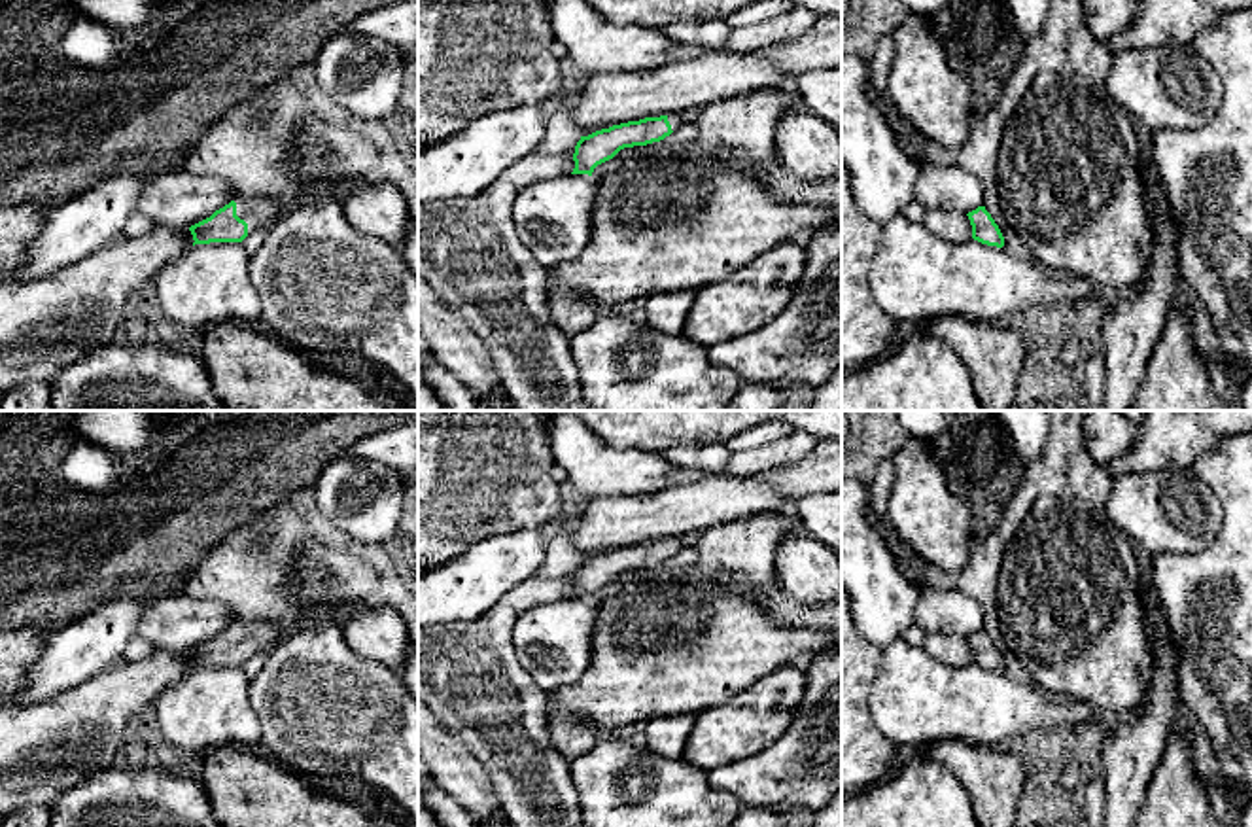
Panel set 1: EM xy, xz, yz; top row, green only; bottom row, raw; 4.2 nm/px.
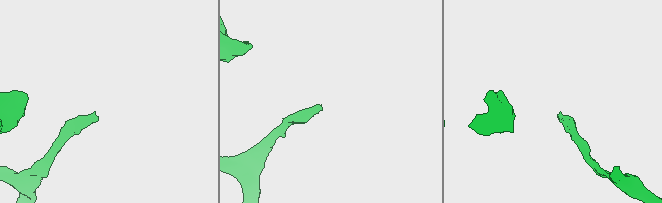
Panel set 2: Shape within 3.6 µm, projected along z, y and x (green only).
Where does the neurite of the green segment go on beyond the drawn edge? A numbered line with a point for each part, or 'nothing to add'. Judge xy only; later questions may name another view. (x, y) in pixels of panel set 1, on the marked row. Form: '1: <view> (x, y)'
1: xy (265, 209)

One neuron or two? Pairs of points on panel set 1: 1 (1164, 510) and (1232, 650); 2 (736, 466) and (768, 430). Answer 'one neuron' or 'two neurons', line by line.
1: two neurons
2: two neurons

